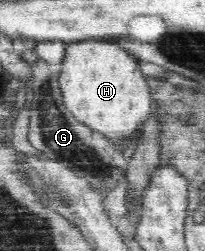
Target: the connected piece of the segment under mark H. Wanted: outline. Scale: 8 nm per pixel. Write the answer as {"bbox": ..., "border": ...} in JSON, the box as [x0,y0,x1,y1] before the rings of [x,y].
{"bbox":[60,41,152,142],"border":[[[79,41],[67,44],[65,58],[60,64],[60,92],[66,109],[81,124],[103,134],[102,138],[111,142],[125,142],[133,136],[141,122],[152,116],[152,97],[147,78],[139,69],[139,60],[116,45],[116,42]]]}

